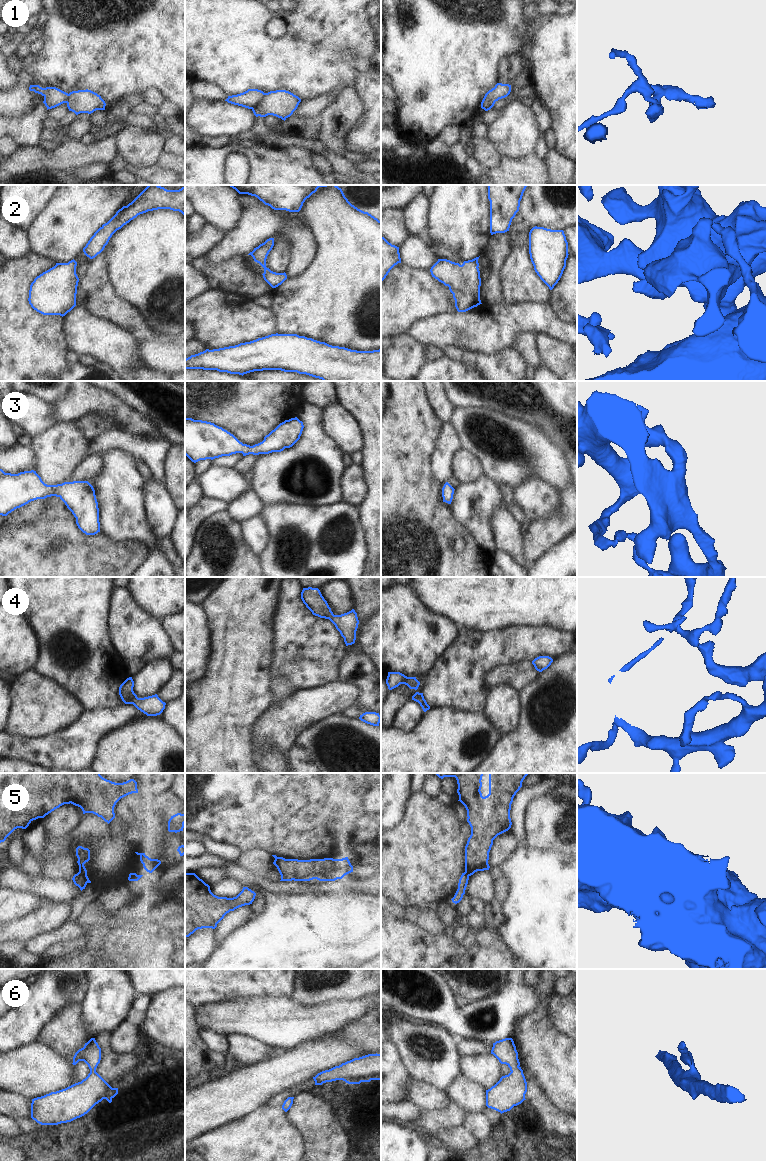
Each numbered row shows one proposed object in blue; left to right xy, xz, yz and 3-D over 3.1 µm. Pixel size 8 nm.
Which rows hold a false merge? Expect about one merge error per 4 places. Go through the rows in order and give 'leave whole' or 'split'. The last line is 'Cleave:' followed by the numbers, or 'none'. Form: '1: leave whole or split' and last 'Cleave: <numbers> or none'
1: split
2: leave whole
3: leave whole
4: leave whole
5: split
6: leave whole
Cleave: 1, 5

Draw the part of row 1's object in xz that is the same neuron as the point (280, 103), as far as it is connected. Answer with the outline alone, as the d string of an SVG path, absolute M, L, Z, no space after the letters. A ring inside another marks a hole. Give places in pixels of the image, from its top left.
M276 90L265 93L261 102L252 109L256 117L273 115L286 120L297 109L301 99L286 90Z

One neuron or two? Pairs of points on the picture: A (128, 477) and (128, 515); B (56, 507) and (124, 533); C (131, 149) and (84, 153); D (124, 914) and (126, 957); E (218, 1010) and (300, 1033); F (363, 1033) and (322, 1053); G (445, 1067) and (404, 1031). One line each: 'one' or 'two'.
A: one
B: two
C: two
D: two
E: one
F: two
G: one

